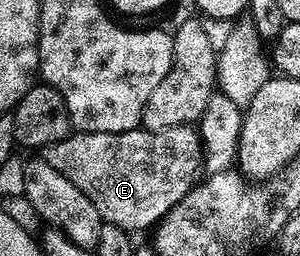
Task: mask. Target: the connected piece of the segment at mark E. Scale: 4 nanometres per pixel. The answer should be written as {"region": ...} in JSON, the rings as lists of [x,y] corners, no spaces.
{"region":[[[194,125],[116,134],[72,132],[65,140],[43,147],[41,157],[93,200],[104,222],[128,232],[150,231],[196,185],[199,166],[201,170],[201,139]]]}

